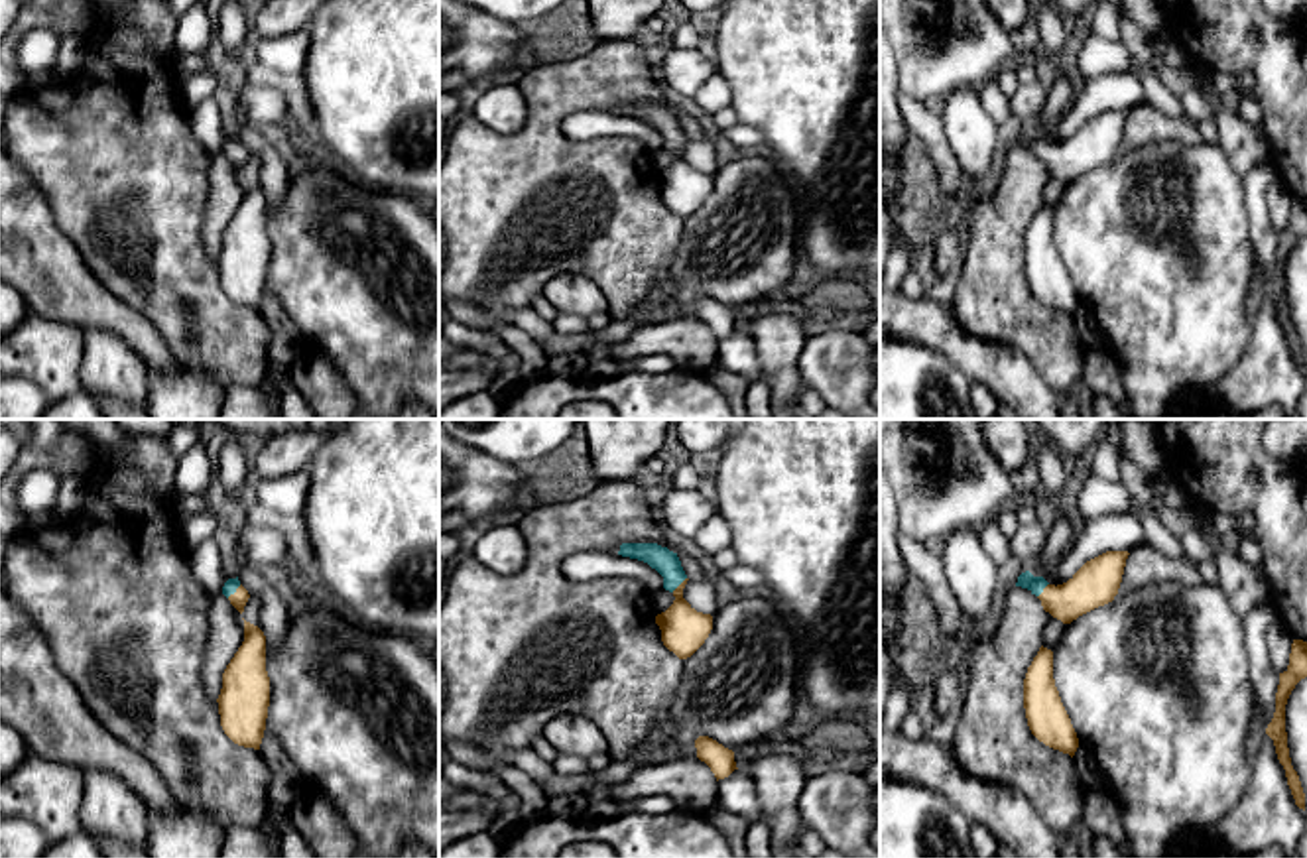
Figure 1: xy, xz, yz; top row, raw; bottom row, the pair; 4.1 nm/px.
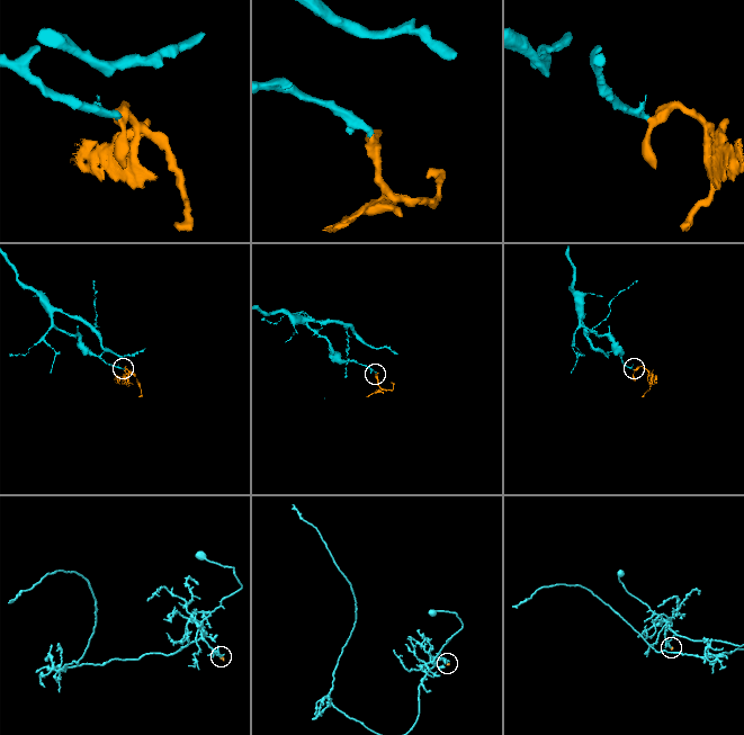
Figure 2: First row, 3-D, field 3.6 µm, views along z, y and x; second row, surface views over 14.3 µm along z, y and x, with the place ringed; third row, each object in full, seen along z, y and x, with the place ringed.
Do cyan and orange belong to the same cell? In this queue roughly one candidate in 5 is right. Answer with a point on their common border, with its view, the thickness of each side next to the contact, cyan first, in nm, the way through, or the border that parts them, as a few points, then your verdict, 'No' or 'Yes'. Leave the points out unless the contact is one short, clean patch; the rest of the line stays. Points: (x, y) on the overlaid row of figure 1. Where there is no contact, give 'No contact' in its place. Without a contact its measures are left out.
Touches cyan at xy (233, 593). Thickness 60 nm (cyan) against 70 nm. Path across: xy (231, 585), (233, 593), (239, 599). Yes

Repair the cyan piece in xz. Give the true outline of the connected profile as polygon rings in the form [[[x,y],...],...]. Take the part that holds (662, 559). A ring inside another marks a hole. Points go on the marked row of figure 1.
[[[622,543],[618,555],[648,563],[663,577],[663,588],[669,590],[673,604],[655,616],[663,645],[679,659],[691,657],[709,638],[713,616],[697,612],[685,598],[687,575],[677,553],[657,543]]]

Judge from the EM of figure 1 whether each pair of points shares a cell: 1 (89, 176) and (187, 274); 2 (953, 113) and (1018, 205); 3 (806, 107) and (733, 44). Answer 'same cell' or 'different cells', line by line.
1: same cell
2: different cells
3: same cell

